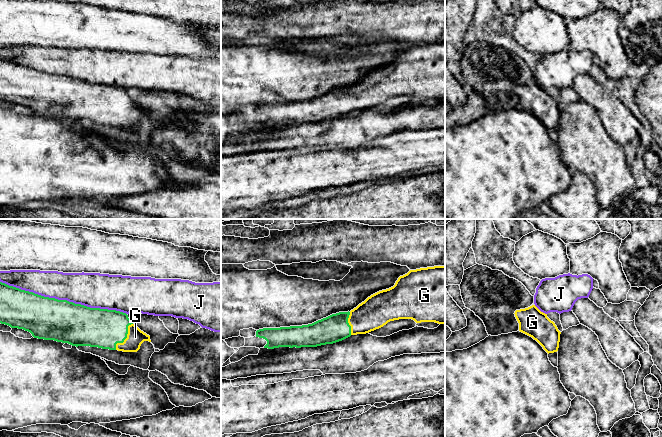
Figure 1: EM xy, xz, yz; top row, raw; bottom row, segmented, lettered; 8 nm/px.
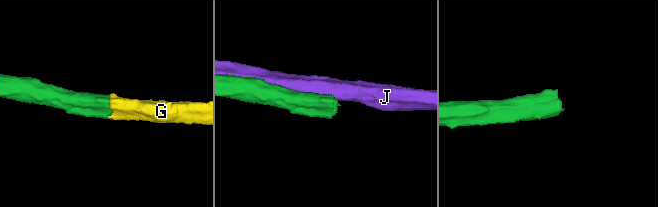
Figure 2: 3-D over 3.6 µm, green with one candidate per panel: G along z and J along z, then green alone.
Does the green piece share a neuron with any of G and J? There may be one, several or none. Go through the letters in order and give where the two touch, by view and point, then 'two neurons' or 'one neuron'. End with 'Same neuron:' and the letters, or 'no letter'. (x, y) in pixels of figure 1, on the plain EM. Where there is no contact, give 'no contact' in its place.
G: meets green in xy at (126, 113); one neuron
J: meets green in xy at (63, 76); two neurons
Same neuron: G

